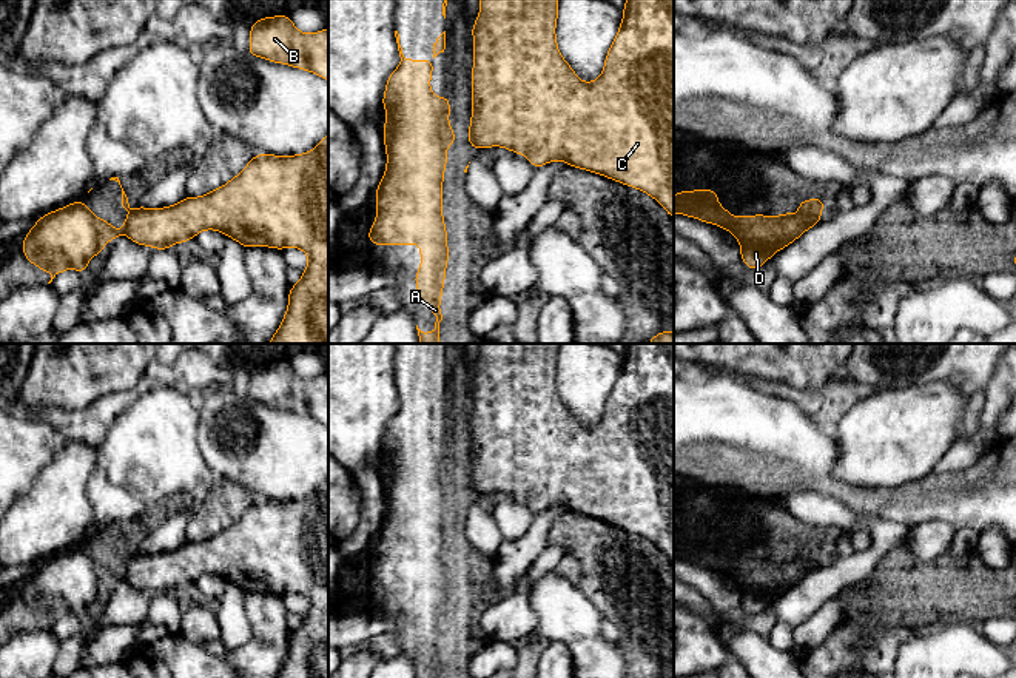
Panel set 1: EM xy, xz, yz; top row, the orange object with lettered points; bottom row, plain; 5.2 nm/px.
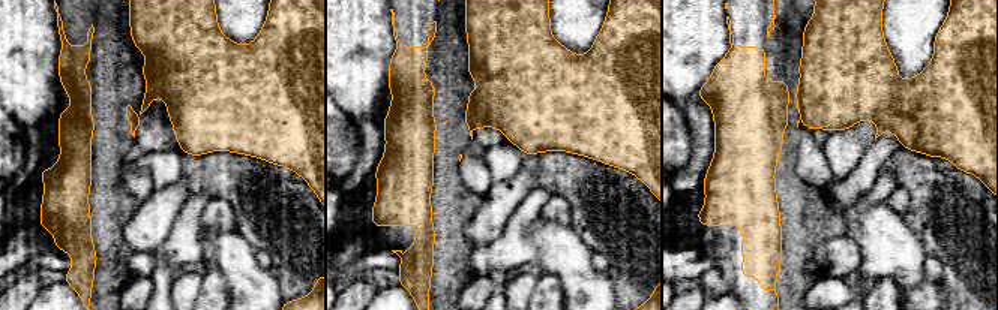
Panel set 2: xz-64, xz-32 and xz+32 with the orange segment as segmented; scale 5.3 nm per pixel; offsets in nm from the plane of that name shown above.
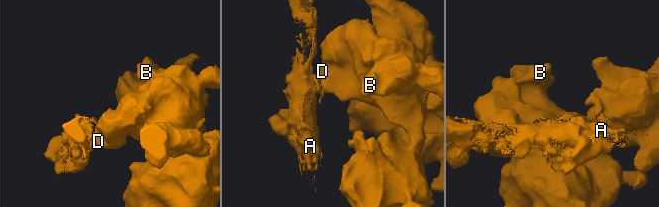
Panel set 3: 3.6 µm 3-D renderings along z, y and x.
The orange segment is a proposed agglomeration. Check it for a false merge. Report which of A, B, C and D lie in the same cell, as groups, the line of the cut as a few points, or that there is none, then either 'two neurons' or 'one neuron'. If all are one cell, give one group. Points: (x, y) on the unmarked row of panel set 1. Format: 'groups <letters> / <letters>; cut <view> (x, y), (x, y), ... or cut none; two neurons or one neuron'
groups A / B C D; cut yz (800, 557), (817, 567); two neurons

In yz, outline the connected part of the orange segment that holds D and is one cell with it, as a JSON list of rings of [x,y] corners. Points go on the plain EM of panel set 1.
[[[714,535],[678,536],[674,541],[674,558],[695,562],[709,570],[717,569],[725,576],[729,575],[740,589],[740,604],[751,616],[760,613],[774,598],[819,569],[802,558],[799,561],[783,558],[777,562],[766,559],[735,562],[718,550]]]

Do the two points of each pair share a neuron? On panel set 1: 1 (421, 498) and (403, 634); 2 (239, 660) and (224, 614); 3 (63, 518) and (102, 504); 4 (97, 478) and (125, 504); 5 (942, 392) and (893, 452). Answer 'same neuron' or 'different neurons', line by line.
1: same neuron
2: different neurons
3: different neurons
4: same neuron
5: same neuron

